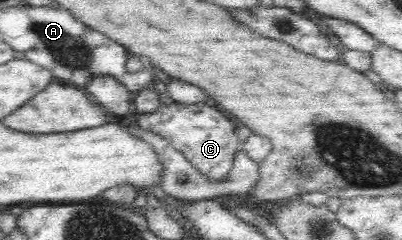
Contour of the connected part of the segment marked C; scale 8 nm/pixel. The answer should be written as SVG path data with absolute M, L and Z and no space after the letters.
M177 103L160 104L151 113L137 114L136 127L151 131L167 140L177 151L180 151L187 162L204 178L211 182L221 183L227 179L232 163L237 158L241 145L235 136L235 125L228 115L221 115L217 109L205 103Z

